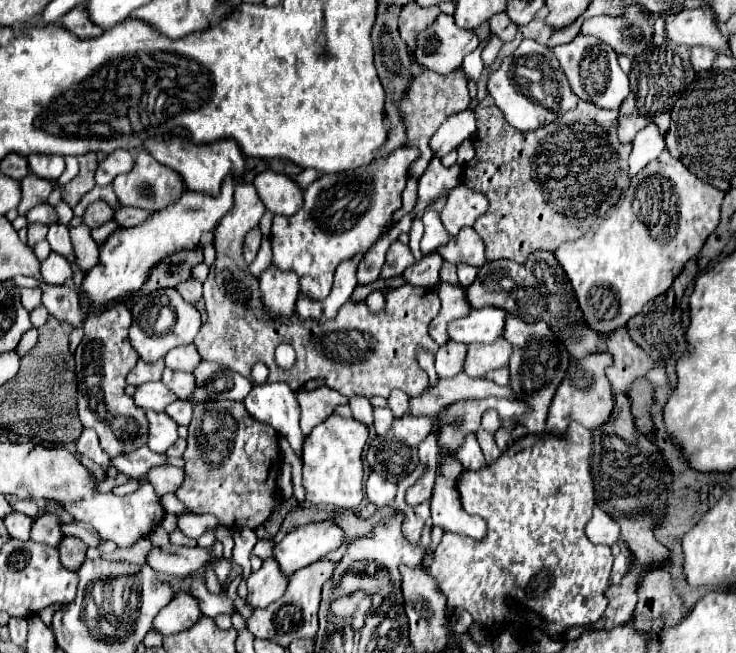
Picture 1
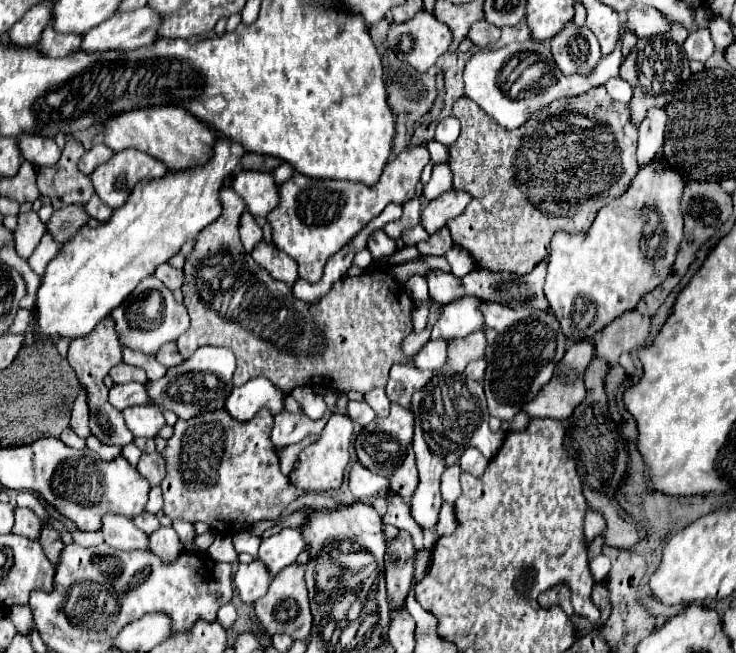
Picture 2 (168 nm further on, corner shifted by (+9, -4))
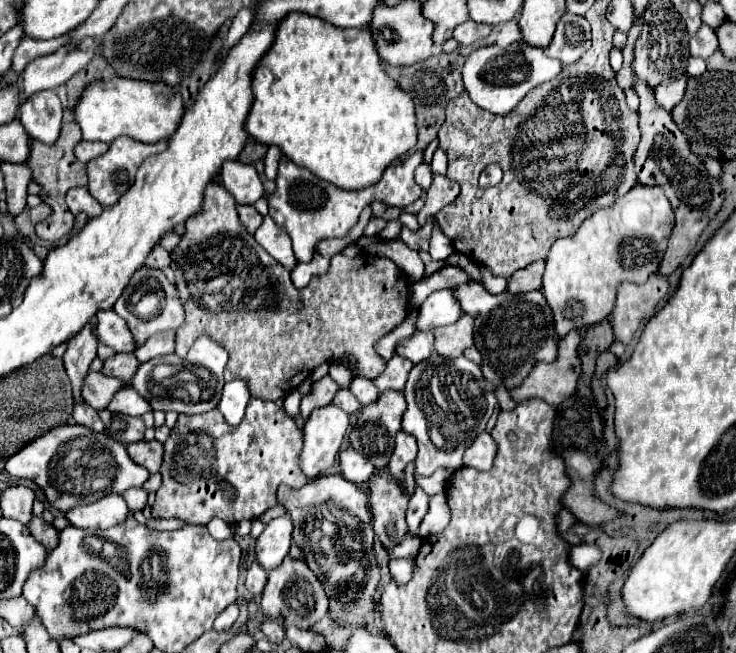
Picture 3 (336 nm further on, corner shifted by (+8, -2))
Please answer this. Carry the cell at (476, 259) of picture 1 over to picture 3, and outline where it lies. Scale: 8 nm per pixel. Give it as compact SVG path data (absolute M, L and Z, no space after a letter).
M427 219L427 223L425 223L417 233L409 231L407 227L403 227L403 229L401 229L401 241L403 241L407 247L415 249L415 251L429 251L429 241L431 241L433 225L435 225L435 221L433 221L433 219Z

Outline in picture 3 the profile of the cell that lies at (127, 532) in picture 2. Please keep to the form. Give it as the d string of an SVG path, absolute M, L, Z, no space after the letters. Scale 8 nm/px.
M107 495L91 505L81 505L79 509L67 511L65 517L73 527L95 533L99 529L111 529L111 527L123 525L127 519L127 513L129 513L129 509L123 501L123 497Z

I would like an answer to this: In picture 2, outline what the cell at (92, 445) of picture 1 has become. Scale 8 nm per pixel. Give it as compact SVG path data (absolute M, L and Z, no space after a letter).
M80 385L80 393L78 393L78 397L74 401L74 407L72 407L70 427L84 439L90 435L90 429L88 429L88 407L86 407L86 389L82 385Z

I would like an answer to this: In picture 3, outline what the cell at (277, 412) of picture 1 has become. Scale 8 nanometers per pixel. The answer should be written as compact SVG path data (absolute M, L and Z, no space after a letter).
M237 379L237 381L225 383L217 409L223 413L229 425L239 425L245 417L245 409L249 401L251 401L251 393L249 393L247 381Z

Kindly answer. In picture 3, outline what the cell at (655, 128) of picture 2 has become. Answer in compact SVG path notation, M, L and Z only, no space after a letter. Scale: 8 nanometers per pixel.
M681 77L679 81L665 81L661 83L657 89L655 89L655 101L661 109L665 111L673 111L673 107L683 99L683 93L685 93L685 83L687 83L687 77Z

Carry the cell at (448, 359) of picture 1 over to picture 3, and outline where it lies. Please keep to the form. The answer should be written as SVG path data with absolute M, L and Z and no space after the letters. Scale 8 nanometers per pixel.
M417 331L413 337L409 337L397 345L397 353L401 357L407 357L411 363L421 363L421 361L427 361L431 357L431 353L435 351L433 343L435 343L433 333Z

